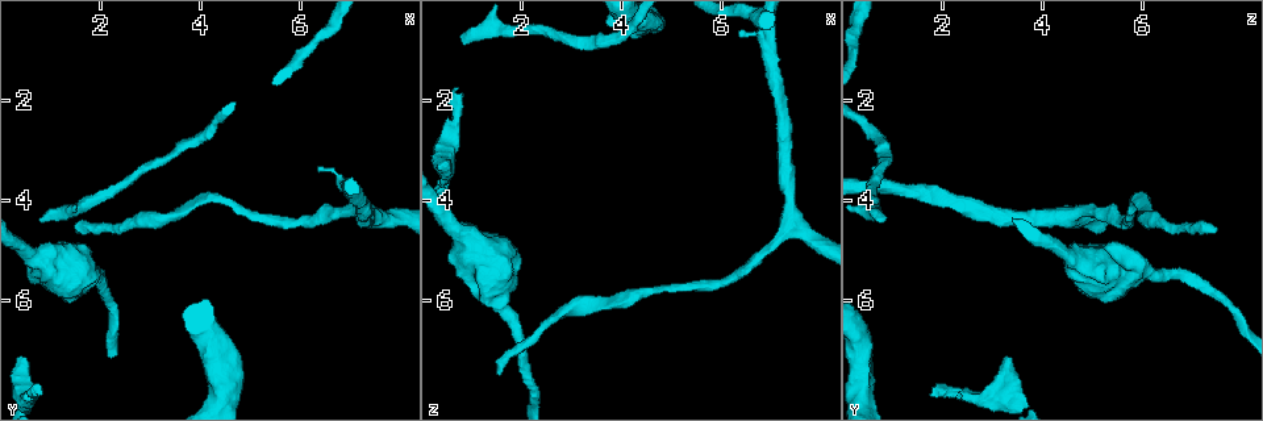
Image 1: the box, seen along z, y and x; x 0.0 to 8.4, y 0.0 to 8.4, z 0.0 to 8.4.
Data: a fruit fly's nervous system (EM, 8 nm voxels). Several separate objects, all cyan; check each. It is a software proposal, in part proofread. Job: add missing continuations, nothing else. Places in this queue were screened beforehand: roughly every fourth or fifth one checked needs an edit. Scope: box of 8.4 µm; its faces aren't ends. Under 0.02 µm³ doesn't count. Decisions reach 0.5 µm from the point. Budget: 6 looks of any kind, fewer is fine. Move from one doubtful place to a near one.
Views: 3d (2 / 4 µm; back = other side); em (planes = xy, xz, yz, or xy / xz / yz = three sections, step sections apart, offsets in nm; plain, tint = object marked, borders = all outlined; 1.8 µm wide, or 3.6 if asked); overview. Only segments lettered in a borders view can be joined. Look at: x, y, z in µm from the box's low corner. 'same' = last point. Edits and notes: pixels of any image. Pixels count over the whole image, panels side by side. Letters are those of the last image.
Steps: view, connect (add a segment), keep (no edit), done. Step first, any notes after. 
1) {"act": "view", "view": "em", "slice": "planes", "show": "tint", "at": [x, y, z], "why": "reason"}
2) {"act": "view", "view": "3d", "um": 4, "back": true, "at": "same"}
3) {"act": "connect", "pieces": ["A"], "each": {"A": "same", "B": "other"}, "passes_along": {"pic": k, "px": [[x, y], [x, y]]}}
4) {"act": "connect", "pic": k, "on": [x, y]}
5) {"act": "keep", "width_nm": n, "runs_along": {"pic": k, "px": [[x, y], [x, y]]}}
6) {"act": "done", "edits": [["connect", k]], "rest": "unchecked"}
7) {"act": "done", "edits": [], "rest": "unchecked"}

{"act": "view", "view": "em", "slice": "yz", "step": 8, "show": "tint", "at": [1.55, 4.60, 7.50], "why": "long arm stops here"}

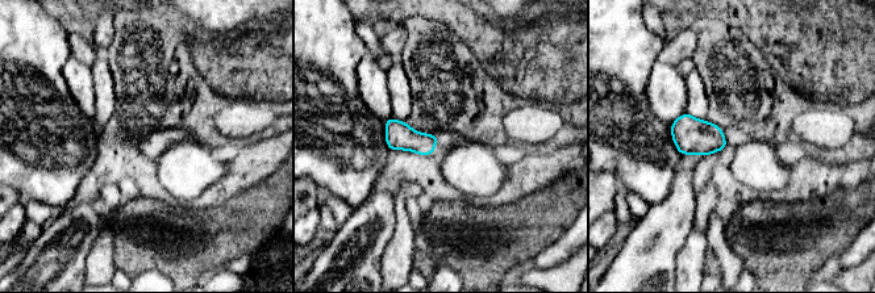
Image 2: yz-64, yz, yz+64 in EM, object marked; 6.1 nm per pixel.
{"act": "view", "view": "em", "slice": "planes", "show": "borders", "at": "same"}

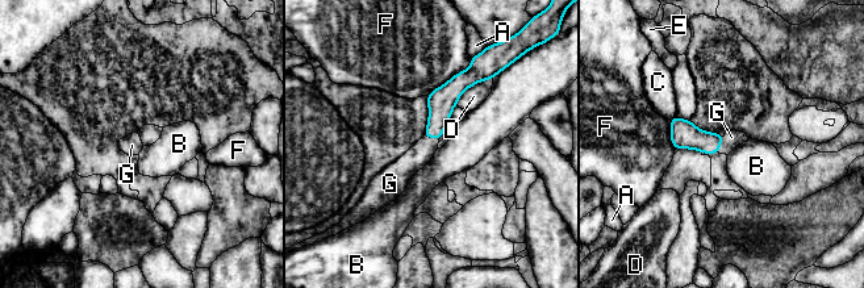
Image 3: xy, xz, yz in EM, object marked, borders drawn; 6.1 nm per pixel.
{"act": "connect", "pieces": ["G"], "width_nm": 110, "each": {"A": "other", "B": "other", "C": "other", "D": "other", "E": "other", "F": "other", "G": "same"}, "passes_along": {"pic": 3, "px": [[684, 134], [718, 145], [733, 138]]}, "found": "it goes on there"}

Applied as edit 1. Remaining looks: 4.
{"act": "view", "view": "overview"}

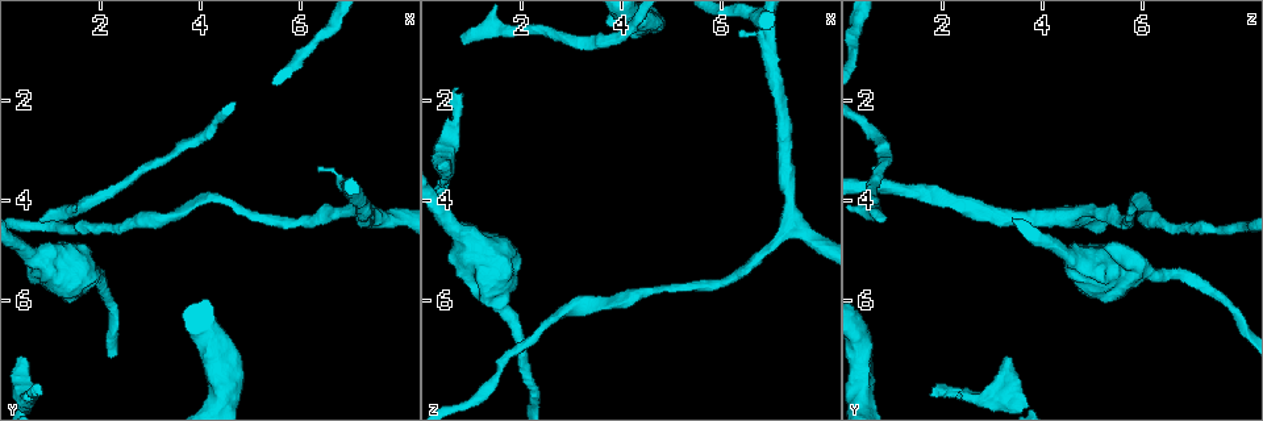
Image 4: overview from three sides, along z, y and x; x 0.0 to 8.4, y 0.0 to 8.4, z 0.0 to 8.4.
{"act": "view", "view": "em", "um": 3.6, "slice": "xy", "step": 8, "show": "tint", "at": [0.90, 5.25, 4.85], "why": "sudden change in width"}

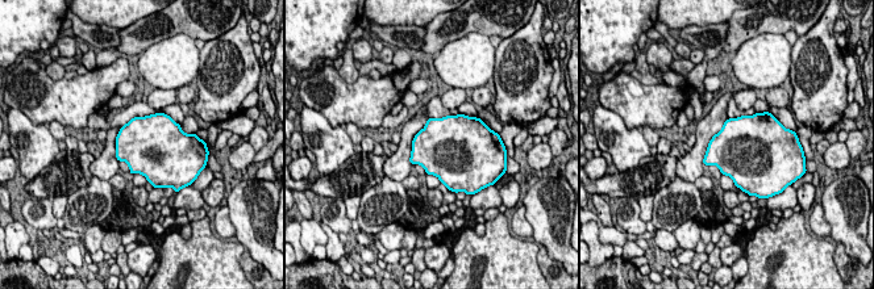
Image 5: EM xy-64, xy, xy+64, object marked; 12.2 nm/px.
{"act": "view", "view": "em", "um": 3.6, "slice": "planes", "show": "borders", "at": "same"}

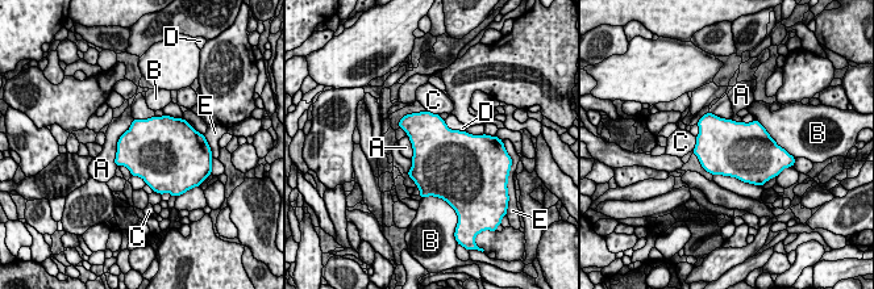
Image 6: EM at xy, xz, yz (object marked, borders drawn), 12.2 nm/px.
{"act": "keep", "width_nm": 650, "each": {"A": "other", "B": "other", "C": "other", "D": "other", "E": "other"}, "border": {"pic": 6, "px": [[133, 118], [117, 142], [116, 166]]}, "found": "none of them fits"}

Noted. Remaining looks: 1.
{"act": "done", "edits": [["connect", 3]], "rest": "unchecked"}

